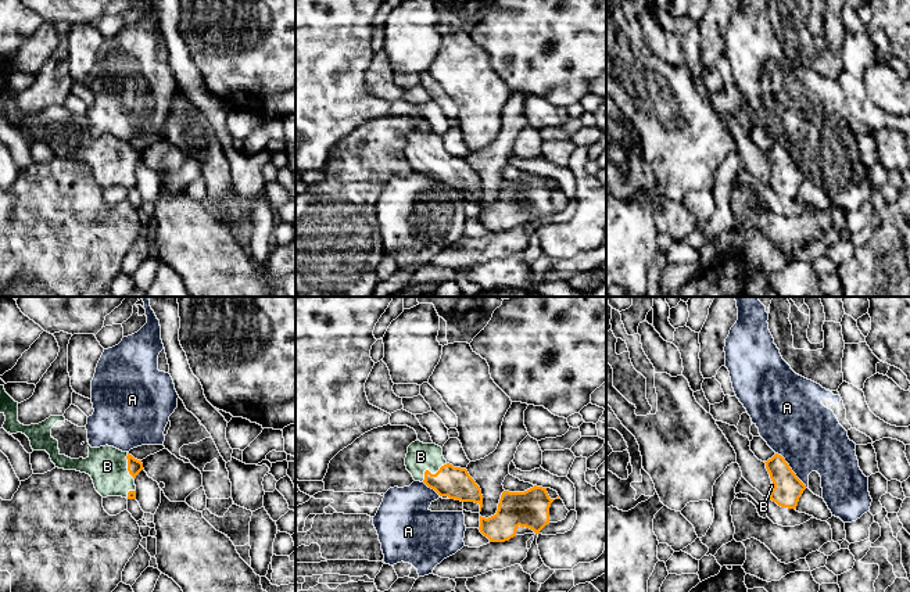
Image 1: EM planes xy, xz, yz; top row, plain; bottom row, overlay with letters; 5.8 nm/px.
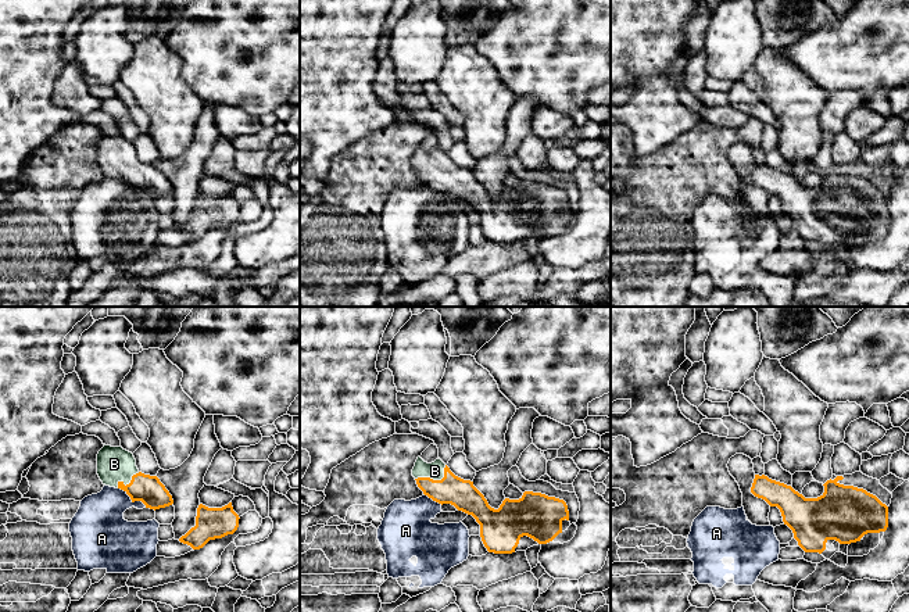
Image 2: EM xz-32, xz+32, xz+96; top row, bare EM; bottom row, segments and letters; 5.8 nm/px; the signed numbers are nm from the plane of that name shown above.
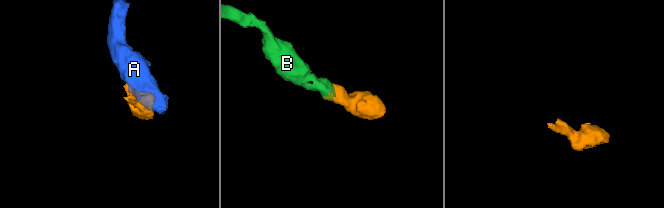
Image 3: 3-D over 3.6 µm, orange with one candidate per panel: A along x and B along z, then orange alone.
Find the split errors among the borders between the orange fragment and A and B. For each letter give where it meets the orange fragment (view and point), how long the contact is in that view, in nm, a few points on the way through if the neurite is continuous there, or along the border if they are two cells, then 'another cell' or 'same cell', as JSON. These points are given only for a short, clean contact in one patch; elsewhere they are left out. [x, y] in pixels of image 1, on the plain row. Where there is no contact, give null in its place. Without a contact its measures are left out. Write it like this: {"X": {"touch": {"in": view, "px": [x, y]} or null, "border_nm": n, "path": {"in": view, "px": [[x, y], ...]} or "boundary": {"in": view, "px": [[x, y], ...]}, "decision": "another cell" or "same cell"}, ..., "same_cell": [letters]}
{"A": {"touch": {"in": "yz", "px": [791, 158]}, "border_nm": 280, "boundary": {"in": "yz", "px": [[776, 142], [806, 176]]}, "decision": "another cell"}, "B": {"touch": {"in": "xz", "px": [430, 162]}, "border_nm": 190, "path": {"in": "xz", "px": [[455, 172], [430, 162], [421, 146]]}, "decision": "same cell"}, "same_cell": ["B"]}

